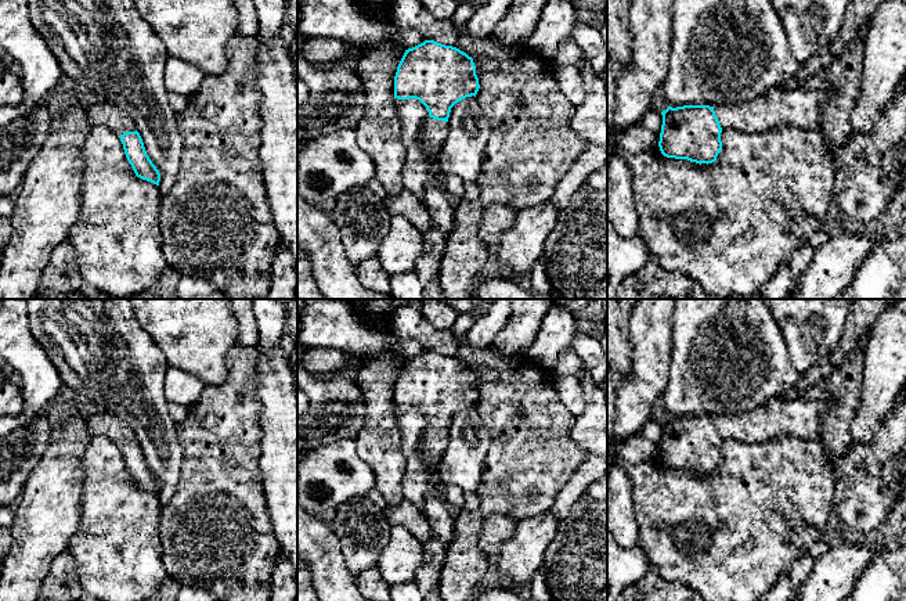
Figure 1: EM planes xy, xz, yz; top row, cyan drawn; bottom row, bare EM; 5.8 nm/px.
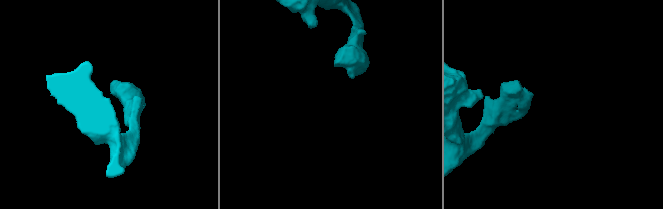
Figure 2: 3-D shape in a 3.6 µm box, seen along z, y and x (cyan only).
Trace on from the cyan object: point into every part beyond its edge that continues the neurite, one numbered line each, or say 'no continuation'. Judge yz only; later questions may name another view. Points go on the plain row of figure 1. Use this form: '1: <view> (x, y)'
1: yz (793, 416)

